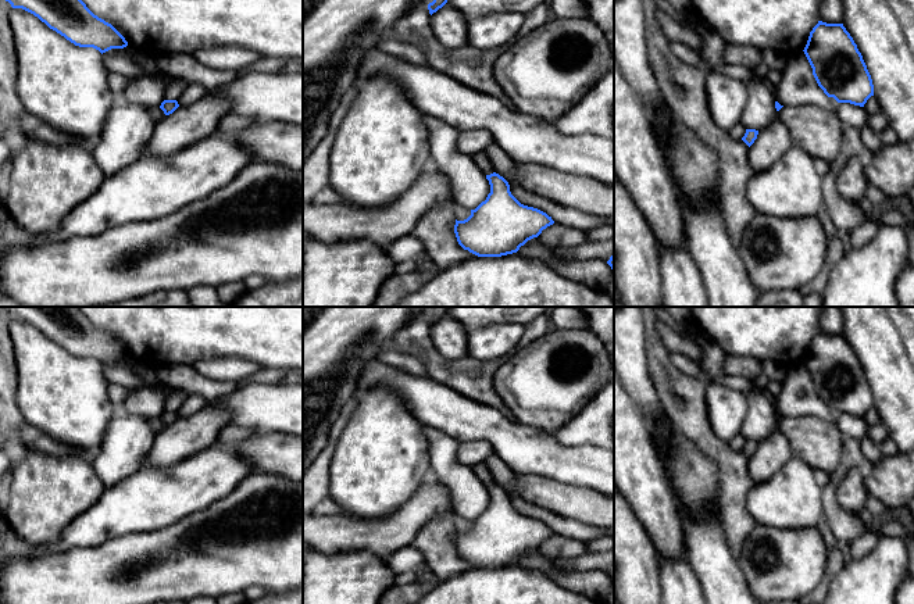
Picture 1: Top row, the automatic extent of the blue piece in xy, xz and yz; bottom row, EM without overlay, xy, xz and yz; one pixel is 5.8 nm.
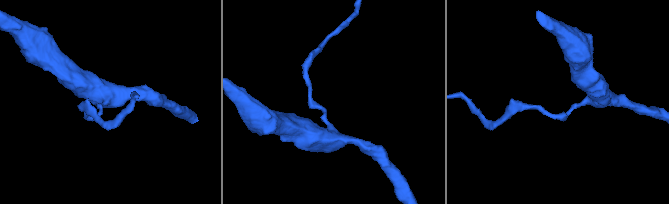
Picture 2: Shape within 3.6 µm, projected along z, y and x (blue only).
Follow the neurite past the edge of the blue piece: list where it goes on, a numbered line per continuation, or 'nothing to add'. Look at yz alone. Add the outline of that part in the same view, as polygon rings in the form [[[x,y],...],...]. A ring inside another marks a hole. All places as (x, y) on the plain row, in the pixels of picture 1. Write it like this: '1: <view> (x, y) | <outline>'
nothing to add

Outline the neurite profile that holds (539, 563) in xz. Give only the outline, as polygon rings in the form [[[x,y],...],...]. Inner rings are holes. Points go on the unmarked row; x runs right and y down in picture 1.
[[[540,554],[524,555],[517,564],[524,568],[536,569],[542,572],[570,572],[567,569],[560,569],[551,558],[543,557]]]

